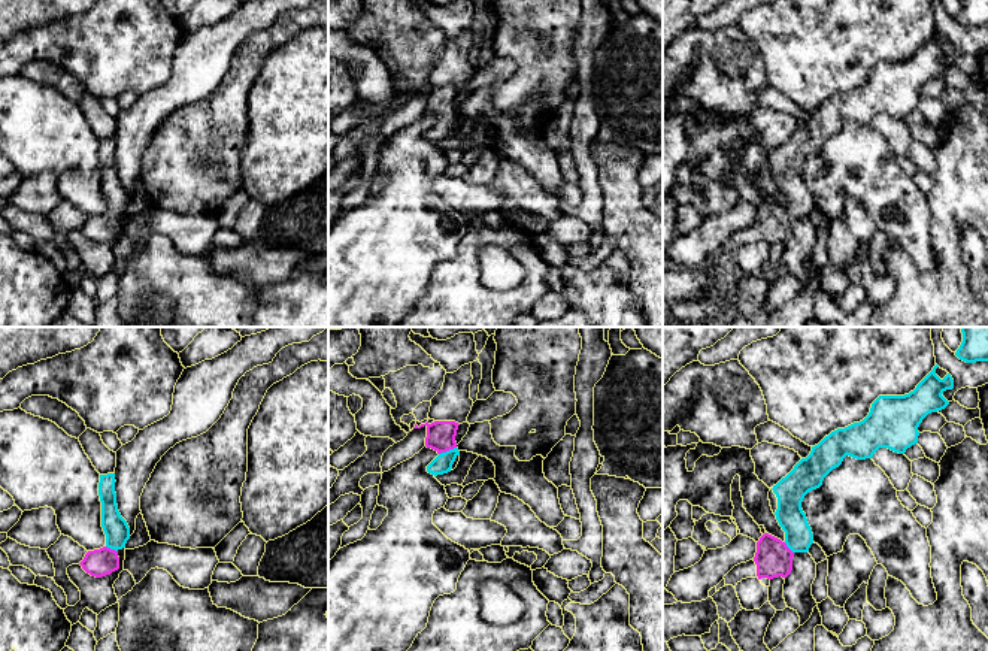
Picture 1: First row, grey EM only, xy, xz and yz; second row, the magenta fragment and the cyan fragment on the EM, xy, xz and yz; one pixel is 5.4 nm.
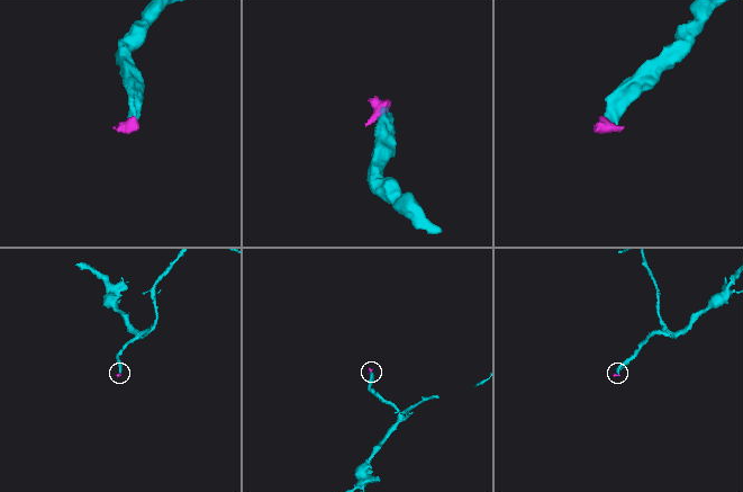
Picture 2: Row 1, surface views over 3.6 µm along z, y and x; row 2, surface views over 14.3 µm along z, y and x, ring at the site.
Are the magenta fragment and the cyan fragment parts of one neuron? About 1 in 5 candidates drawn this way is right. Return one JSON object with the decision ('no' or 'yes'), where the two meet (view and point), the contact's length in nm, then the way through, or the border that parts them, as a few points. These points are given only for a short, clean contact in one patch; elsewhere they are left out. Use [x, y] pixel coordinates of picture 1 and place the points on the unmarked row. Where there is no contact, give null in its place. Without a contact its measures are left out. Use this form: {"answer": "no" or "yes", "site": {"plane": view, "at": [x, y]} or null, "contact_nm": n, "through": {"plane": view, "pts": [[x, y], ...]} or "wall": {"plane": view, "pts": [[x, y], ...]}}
{"answer": "yes", "site": {"plane": "xz", "at": [446, 115]}, "contact_nm": 100, "through": {"plane": "xz", "pts": [[441, 100], [446, 115], [446, 123], [442, 129]]}}

